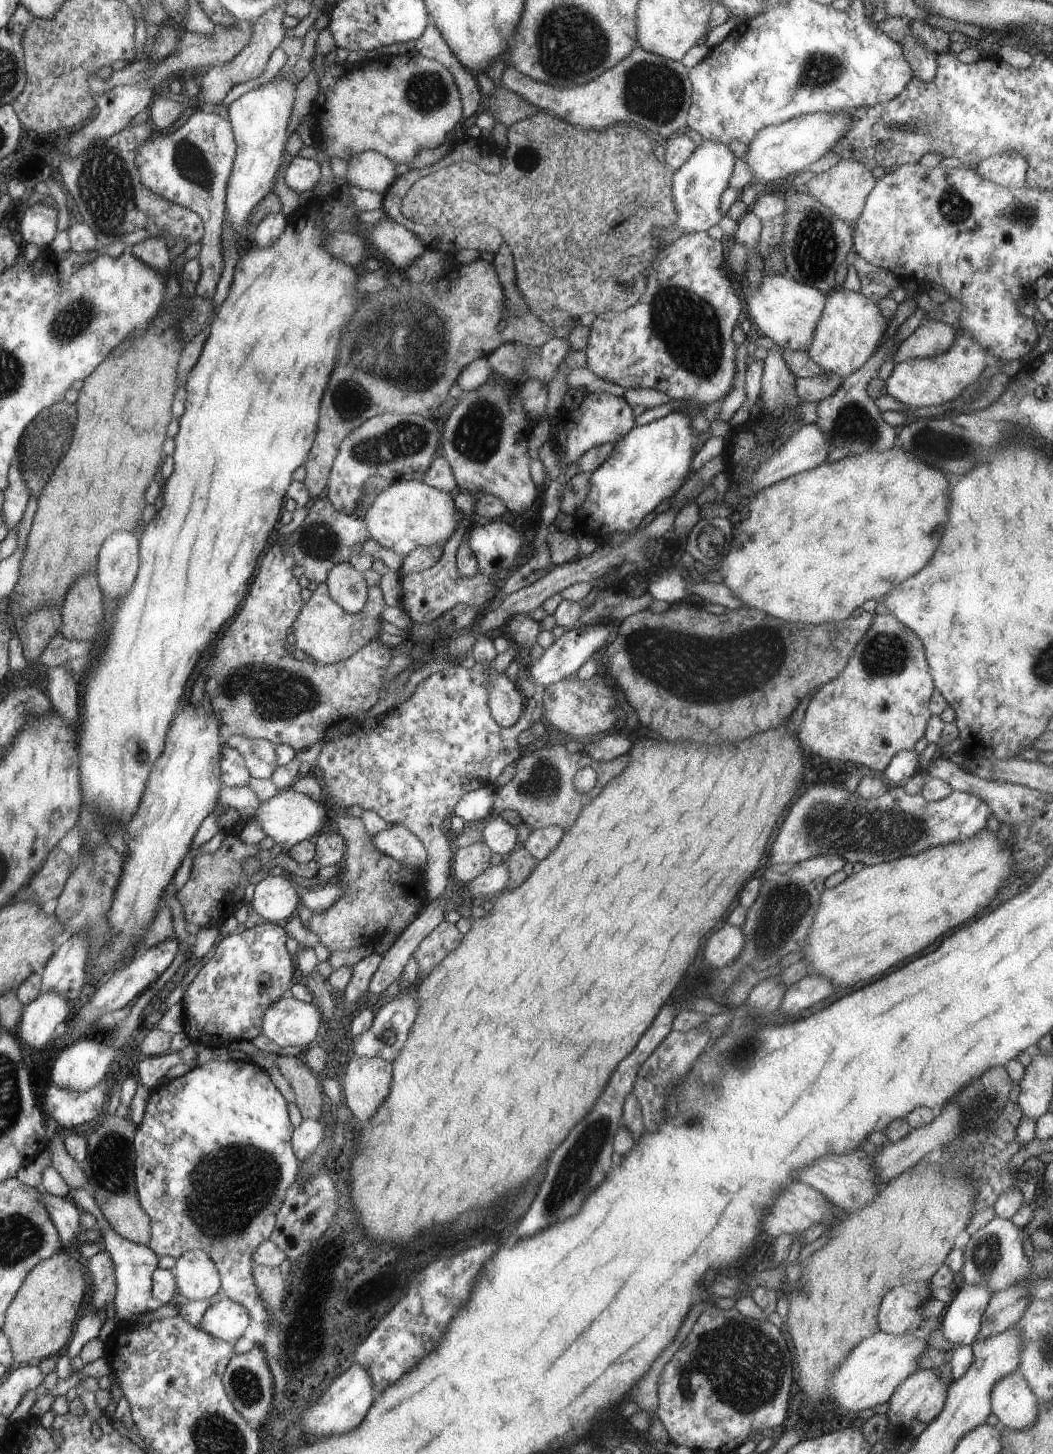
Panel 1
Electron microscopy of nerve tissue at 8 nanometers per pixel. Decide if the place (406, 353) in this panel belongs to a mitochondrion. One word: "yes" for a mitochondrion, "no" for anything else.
yes

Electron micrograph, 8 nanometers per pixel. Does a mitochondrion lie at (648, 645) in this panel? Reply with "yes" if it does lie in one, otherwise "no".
yes

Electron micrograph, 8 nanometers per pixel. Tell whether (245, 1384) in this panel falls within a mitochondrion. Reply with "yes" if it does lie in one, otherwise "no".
yes

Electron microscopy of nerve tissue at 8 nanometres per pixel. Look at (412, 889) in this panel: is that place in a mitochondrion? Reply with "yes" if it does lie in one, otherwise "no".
no

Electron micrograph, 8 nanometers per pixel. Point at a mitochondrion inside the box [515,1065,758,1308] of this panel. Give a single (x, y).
(580, 1161)

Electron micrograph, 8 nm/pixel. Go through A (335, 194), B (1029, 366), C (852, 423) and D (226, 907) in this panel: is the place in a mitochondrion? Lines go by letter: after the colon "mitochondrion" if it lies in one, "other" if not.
A: other
B: other
C: mitochondrion
D: other

